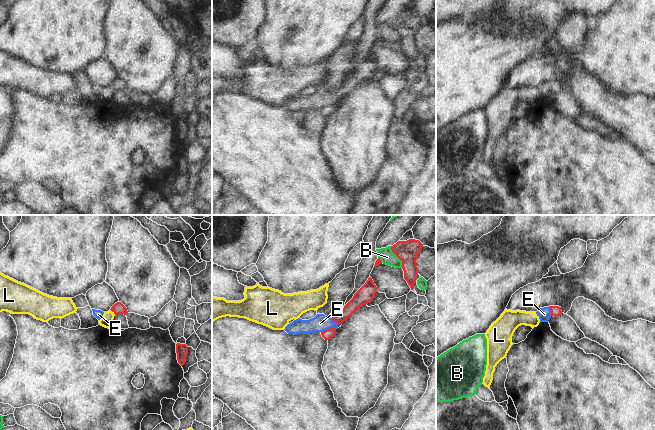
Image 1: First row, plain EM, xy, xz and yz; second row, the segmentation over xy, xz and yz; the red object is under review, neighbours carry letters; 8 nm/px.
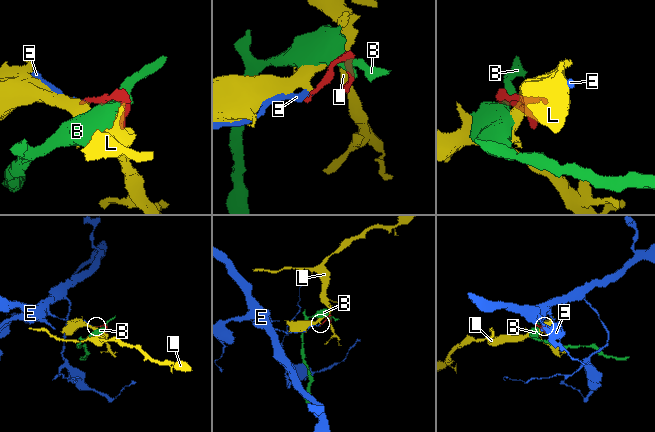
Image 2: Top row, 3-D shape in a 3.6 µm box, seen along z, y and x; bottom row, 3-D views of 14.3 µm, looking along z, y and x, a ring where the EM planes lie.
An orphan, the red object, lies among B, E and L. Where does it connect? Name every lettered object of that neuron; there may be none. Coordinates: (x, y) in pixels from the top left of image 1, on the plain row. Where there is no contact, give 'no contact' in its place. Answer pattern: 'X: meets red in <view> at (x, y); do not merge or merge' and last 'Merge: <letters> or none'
B: meets red in xz at (397, 32); do not merge
E: meets red in xz at (328, 105); merge
L: meets red in xy at (113, 87); do not merge
Merge: E

